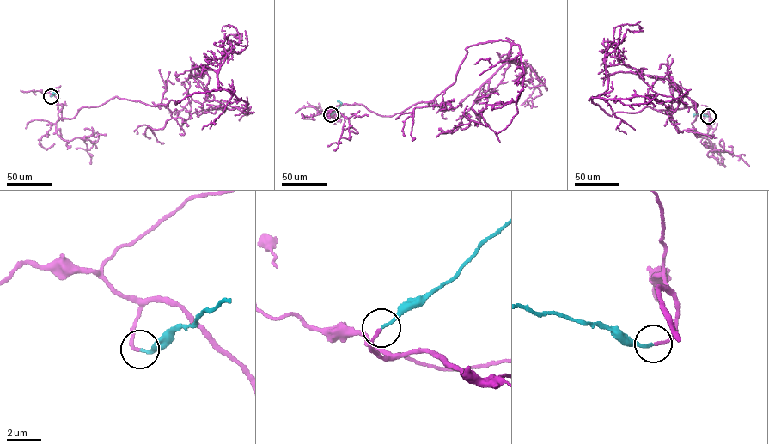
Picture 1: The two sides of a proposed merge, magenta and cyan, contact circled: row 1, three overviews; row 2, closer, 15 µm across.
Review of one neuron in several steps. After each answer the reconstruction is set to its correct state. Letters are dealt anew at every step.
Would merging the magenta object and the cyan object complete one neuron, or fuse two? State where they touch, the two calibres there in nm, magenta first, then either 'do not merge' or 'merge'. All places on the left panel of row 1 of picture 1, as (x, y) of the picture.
place (51, 96); calibres 190 and 150 nm; merge

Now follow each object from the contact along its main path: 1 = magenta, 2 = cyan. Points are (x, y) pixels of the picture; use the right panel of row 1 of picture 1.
1: (708, 116), (704, 137), (692, 106), (612, 116), (591, 100), (629, 72), (687, 91), (666, 107)
2: (708, 116), (693, 115)

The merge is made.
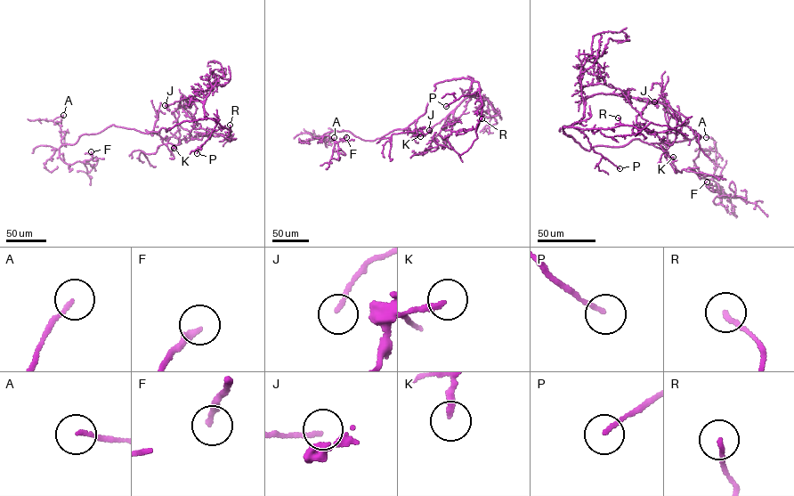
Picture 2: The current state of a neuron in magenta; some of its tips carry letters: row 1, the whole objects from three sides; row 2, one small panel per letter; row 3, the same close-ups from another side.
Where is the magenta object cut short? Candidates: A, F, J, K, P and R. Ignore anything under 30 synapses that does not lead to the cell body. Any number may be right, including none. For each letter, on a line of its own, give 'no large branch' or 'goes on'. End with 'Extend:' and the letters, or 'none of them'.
A: no large branch
F: goes on
J: no large branch
K: no large branch
P: goes on
R: no large branch
Extend: F, P

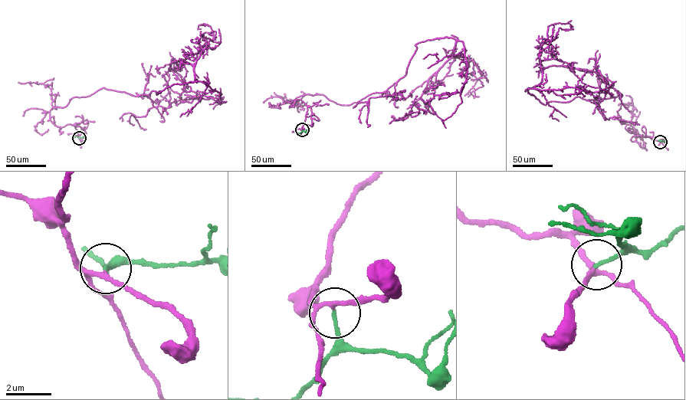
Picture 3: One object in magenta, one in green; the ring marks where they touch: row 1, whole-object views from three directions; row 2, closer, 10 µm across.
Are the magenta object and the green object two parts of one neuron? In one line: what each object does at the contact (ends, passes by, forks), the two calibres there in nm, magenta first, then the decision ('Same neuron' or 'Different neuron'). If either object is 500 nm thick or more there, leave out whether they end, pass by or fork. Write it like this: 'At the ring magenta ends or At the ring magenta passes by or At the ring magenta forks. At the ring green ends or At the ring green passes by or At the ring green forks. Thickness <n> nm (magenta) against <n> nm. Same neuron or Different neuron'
At the ring magenta forks. At the ring green ends. Thickness 150 nm (magenta) against 150 nm. Same neuron

